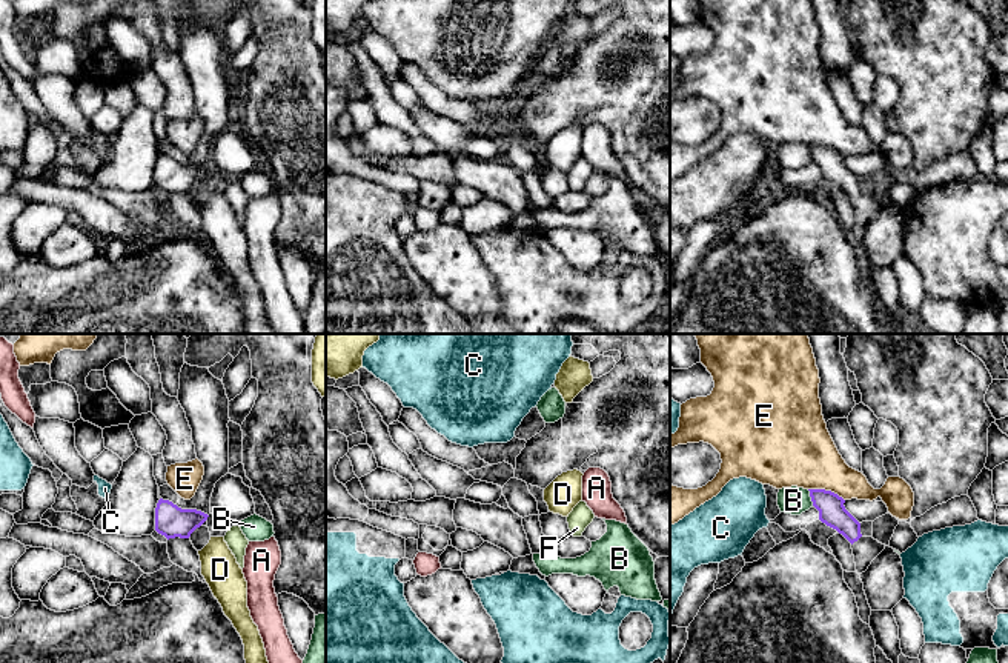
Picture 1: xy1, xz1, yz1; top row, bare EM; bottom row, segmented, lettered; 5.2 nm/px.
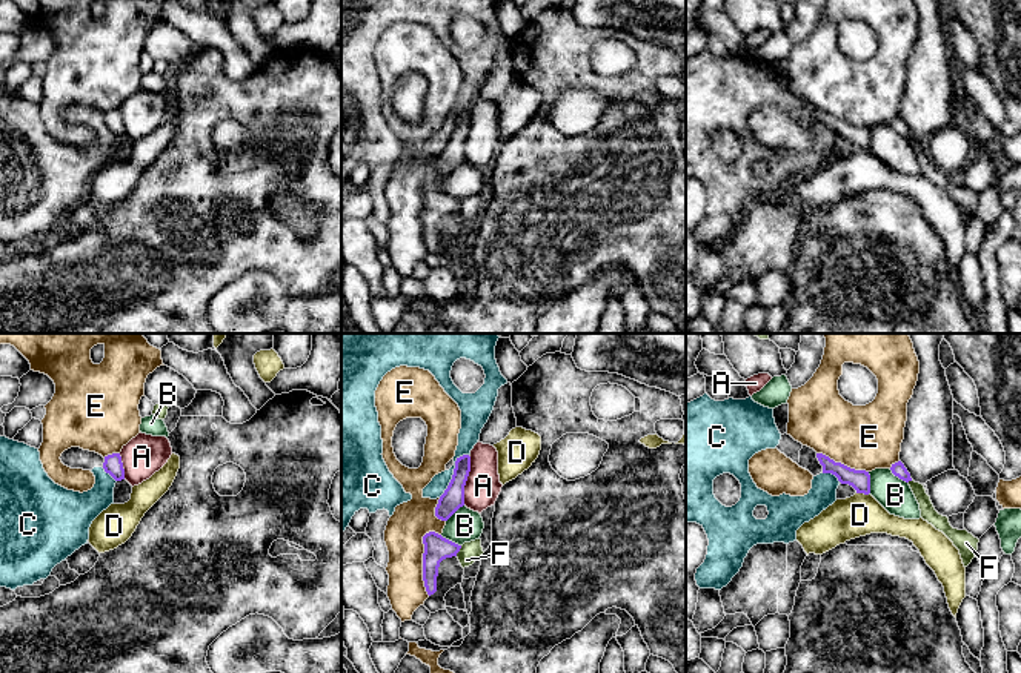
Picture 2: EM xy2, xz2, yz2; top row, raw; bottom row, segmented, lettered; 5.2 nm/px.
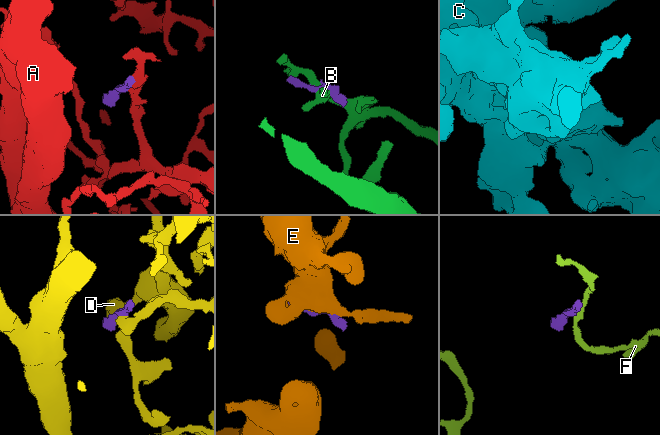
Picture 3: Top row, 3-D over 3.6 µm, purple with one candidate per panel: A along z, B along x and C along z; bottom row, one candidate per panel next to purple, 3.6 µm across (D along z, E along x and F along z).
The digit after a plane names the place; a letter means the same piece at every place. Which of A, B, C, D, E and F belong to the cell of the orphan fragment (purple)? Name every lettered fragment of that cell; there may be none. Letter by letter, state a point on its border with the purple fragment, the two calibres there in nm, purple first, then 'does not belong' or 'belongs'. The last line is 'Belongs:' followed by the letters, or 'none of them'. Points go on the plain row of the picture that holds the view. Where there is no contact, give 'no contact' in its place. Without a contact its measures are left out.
A: meets purple in xz2 at (466, 135); 120 nm thick on the purple side, 180 nm on the other; does not belong
B: meets purple in yz2 at (869, 139); 110 nm thick on the purple side, 180 nm on the other; does not belong
C: meets purple in xz2 at (454, 129); 120 nm thick on the purple side, 110 nm on the other; does not belong
D: meets purple in yz2 at (863, 148); 110 nm thick on the purple side, 220 nm on the other; does not belong
E: meets purple in xz2 at (423, 217); 130 nm thick on the purple side, 200 nm on the other; does not belong
F: meets purple in xz2 at (458, 206); 130 nm thick on the purple side, 110 nm on the other; does not belong
Belongs: none of them

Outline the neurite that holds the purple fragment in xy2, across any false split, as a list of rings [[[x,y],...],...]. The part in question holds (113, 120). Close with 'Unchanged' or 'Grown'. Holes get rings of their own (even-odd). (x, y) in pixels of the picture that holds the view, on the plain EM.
[[[112,109],[112,111],[105,112],[103,124],[115,137],[125,135],[125,124],[123,124],[123,118],[121,118],[120,109]]]. Unchanged

